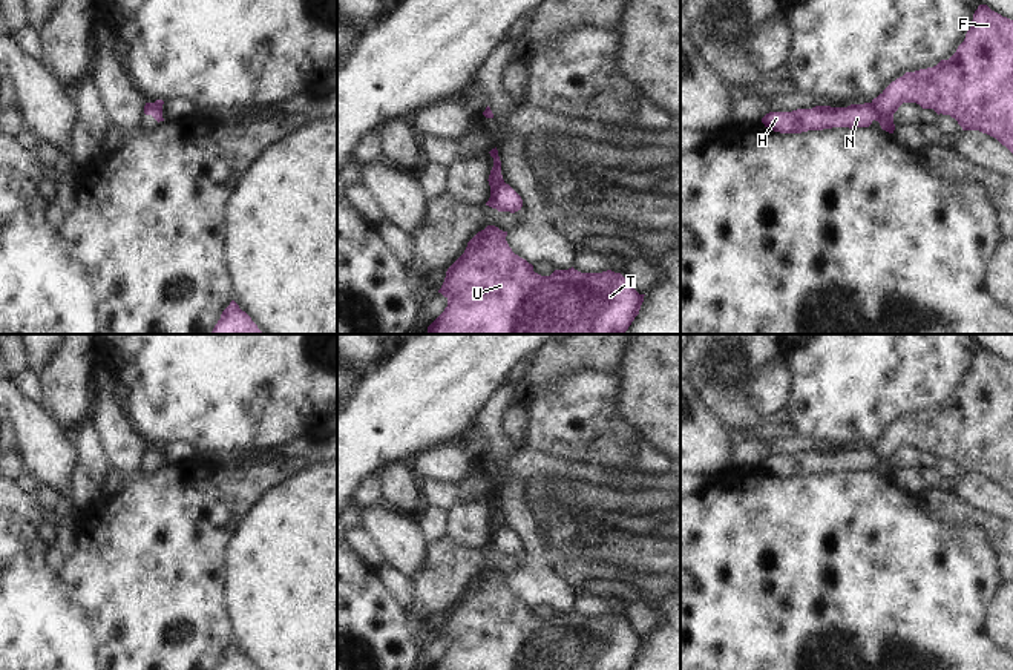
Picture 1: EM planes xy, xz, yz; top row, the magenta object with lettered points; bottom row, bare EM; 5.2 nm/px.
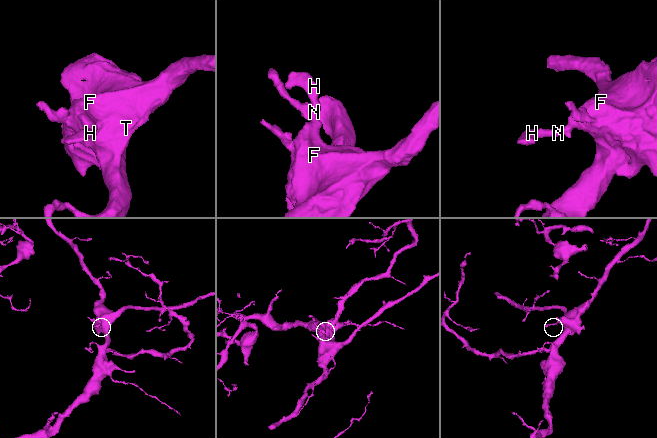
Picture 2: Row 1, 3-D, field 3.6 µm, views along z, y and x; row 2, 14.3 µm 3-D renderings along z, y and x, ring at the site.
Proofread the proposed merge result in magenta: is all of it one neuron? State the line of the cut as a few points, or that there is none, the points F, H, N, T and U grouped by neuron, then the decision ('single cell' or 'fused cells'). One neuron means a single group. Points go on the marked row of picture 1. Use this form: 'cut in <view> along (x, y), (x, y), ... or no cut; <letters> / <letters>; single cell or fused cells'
cut in yz along (869, 103), (874, 109), (874, 118); F T U / H N; fused cells

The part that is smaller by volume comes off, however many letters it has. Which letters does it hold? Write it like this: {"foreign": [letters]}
{"foreign": ["H", "N"]}

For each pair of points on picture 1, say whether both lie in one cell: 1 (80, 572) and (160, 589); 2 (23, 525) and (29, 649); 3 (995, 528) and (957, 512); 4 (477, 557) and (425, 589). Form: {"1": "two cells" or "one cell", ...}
{"1": "one cell", "2": "one cell", "3": "one cell", "4": "one cell"}

